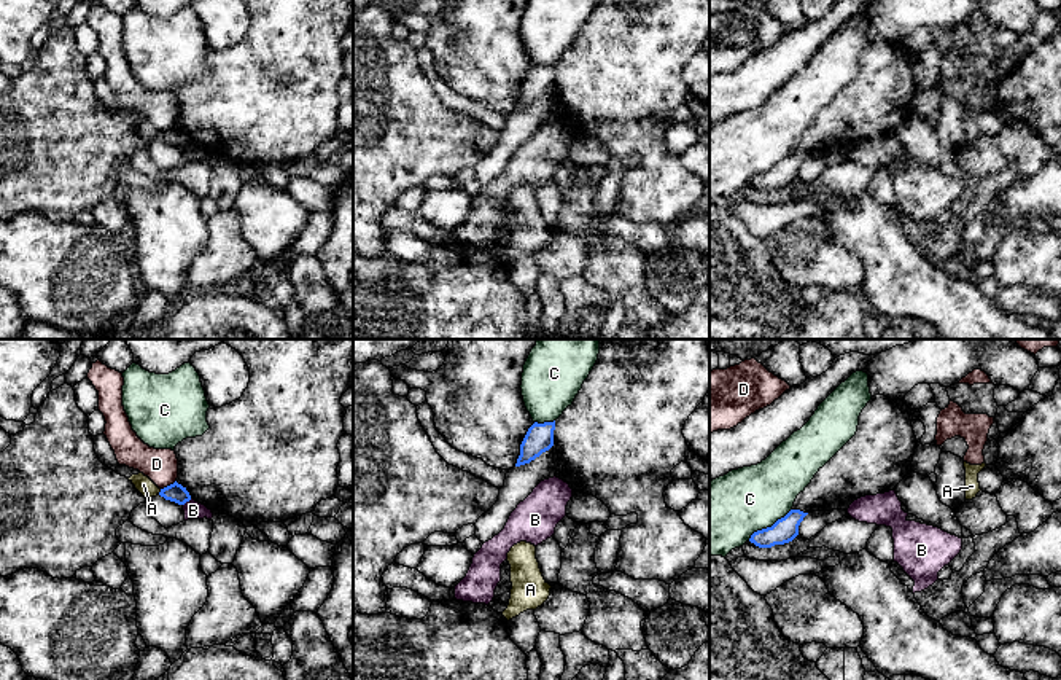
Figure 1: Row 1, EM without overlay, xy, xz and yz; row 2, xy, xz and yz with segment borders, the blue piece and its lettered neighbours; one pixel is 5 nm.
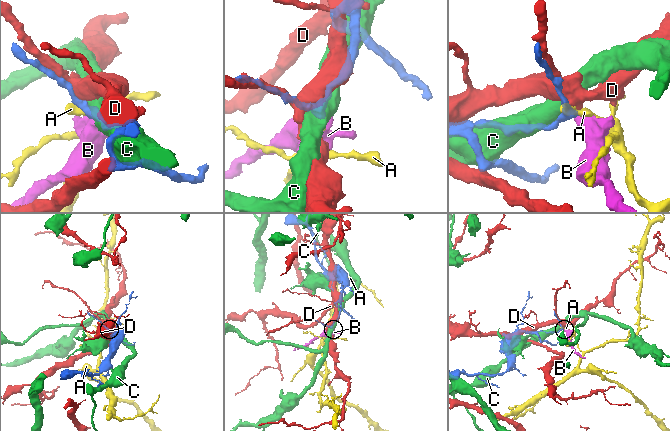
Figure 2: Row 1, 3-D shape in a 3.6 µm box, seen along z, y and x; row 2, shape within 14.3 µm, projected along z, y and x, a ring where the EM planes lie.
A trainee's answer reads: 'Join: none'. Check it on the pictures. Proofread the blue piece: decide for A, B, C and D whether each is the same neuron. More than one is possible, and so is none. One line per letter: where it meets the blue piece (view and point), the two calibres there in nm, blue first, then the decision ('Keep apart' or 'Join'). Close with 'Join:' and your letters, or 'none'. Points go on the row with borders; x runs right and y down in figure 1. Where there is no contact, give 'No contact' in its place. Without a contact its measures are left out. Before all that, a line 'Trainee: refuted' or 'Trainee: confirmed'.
Trainee: confirmed
A: Touches blue at xy (159, 492). Thickness 100 nm (blue) against 90 nm. Keep apart
B: Touches blue at xy (186, 500). Thickness 100 nm (blue) against 100 nm. Keep apart
C: Touches blue at yz (769, 527). Thickness 120 nm (blue) against 360 nm. Keep apart
D: Touches blue at xy (167, 486). Thickness 100 nm (blue) against 180 nm. Keep apart
Join: none

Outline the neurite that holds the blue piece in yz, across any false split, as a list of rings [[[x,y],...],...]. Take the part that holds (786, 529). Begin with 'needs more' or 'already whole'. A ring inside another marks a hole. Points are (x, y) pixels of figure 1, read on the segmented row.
already whole; [[[791,510],[784,518],[778,519],[771,527],[757,530],[749,541],[759,548],[771,548],[792,541],[799,535],[799,526],[808,513]]]

